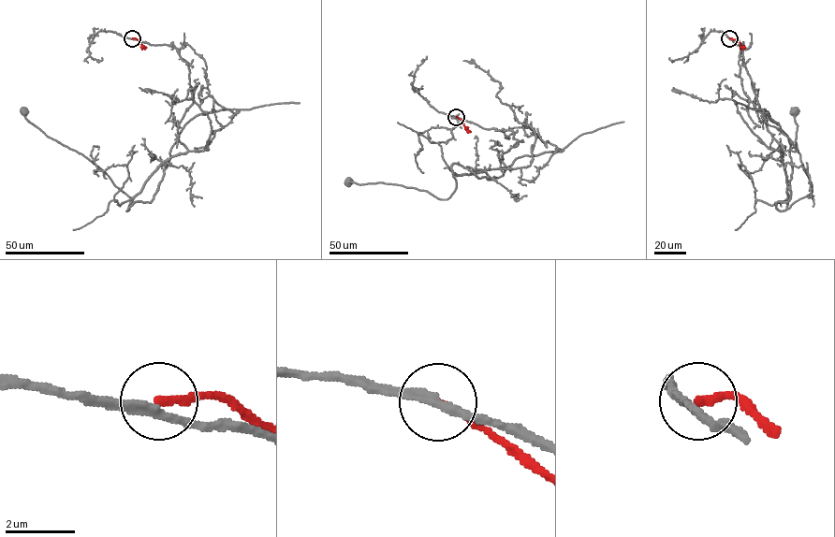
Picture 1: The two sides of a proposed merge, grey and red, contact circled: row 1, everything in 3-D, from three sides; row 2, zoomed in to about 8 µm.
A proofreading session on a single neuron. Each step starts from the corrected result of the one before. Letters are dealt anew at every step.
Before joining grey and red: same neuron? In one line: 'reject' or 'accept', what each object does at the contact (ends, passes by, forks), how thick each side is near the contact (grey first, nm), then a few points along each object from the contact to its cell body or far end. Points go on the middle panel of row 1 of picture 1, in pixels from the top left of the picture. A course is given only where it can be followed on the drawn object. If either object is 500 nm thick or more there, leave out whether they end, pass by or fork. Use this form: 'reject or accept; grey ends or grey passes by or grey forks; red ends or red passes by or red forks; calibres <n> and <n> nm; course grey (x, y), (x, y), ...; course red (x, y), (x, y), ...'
reject; grey passes by; red ends; calibres 240 and 220 nm; course grey (456, 117), (511, 130), (518, 143), (502, 157), (511, 169), (454, 174), (446, 199), (349, 181); course red (456, 117), (471, 132)

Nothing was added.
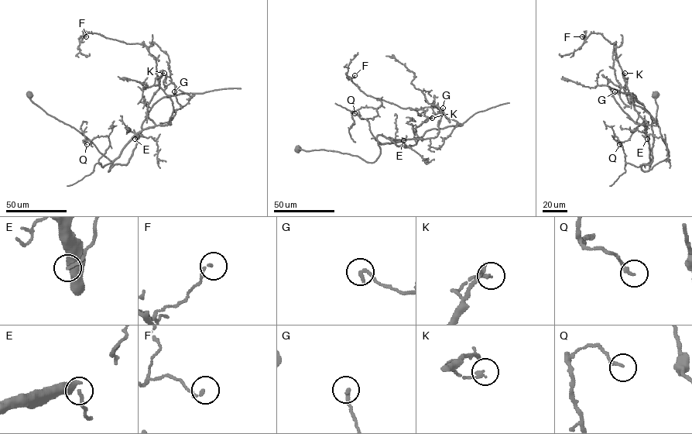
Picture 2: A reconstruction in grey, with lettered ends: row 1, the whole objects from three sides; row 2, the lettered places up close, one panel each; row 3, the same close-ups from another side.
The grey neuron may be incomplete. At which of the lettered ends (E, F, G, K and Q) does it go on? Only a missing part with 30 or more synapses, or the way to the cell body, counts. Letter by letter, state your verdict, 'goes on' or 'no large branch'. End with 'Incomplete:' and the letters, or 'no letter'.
E: no large branch
F: no large branch
G: no large branch
K: no large branch
Q: no large branch
Incomplete: no letter

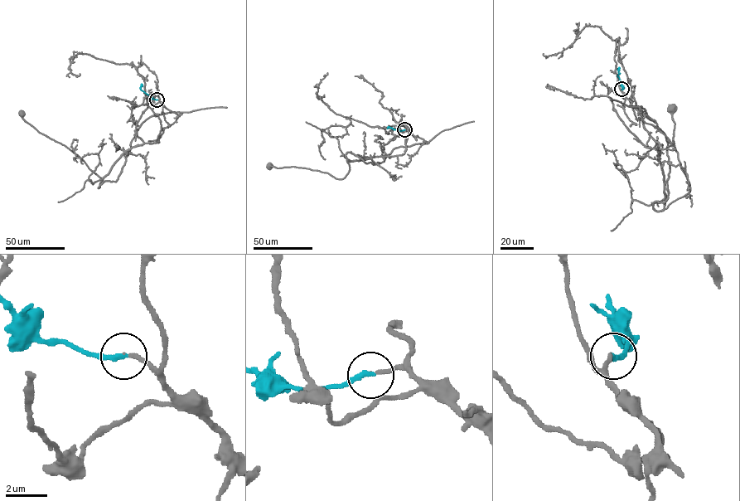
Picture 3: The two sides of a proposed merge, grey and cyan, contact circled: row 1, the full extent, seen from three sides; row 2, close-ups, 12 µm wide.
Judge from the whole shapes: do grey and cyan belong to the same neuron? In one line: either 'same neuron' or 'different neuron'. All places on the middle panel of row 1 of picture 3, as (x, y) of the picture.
same neuron

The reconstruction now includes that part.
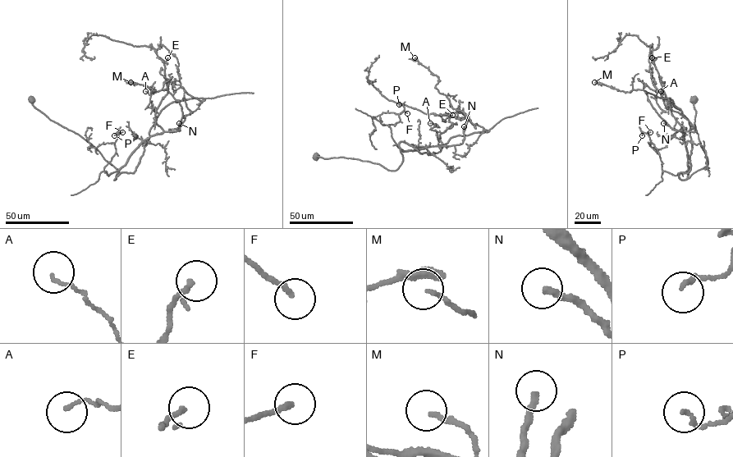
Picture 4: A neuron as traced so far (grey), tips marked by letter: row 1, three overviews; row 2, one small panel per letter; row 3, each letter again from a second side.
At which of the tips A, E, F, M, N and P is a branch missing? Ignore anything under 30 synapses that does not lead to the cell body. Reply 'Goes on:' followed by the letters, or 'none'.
Goes on: N

